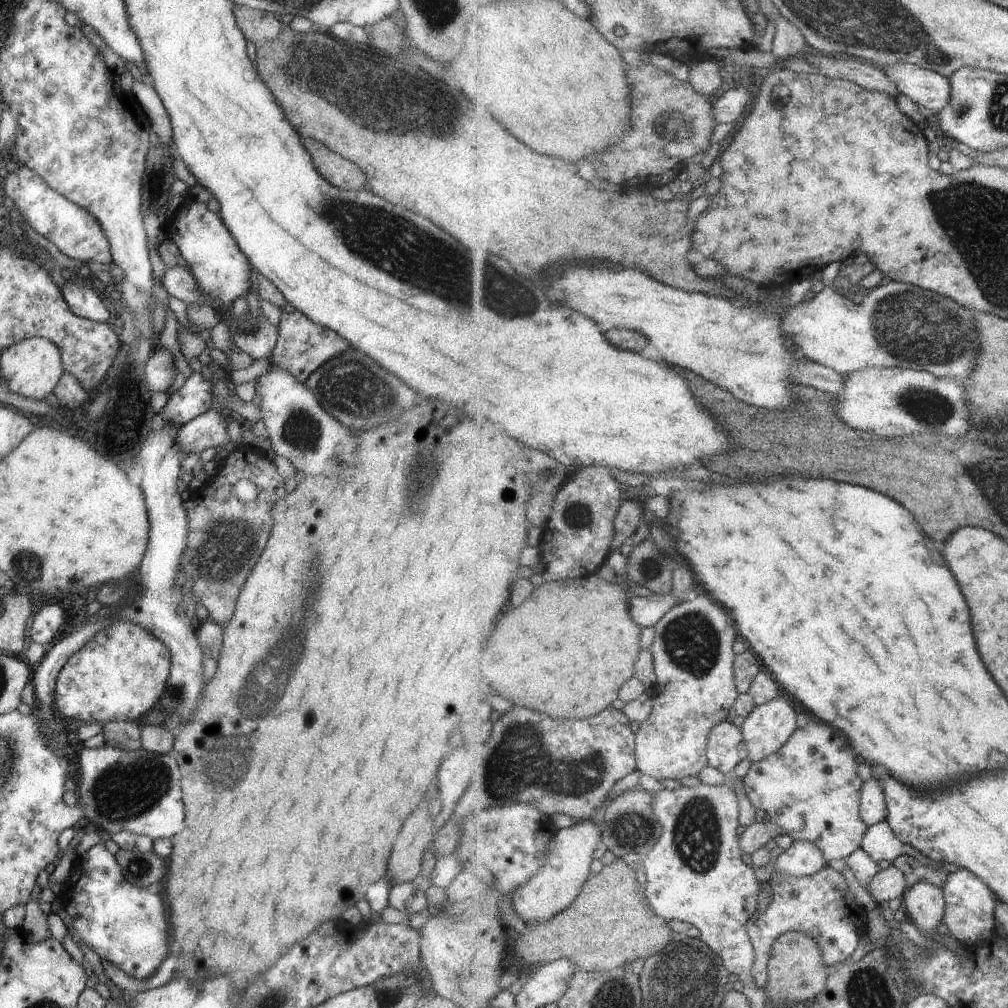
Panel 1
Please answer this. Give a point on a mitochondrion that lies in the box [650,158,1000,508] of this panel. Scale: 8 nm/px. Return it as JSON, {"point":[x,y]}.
{"point":[913,326]}

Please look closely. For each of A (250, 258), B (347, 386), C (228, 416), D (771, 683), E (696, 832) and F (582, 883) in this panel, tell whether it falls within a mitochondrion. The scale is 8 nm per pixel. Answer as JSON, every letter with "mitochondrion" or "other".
{"A":"other","B":"mitochondrion","C":"other","D":"other","E":"mitochondrion","F":"other"}

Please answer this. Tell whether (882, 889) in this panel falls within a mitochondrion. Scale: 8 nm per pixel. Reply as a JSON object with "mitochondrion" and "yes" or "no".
{"mitochondrion":"no"}

